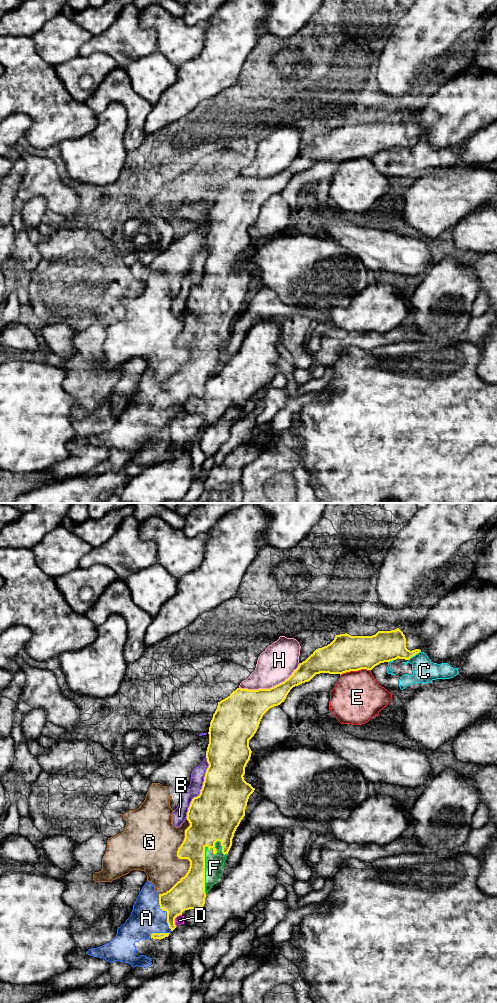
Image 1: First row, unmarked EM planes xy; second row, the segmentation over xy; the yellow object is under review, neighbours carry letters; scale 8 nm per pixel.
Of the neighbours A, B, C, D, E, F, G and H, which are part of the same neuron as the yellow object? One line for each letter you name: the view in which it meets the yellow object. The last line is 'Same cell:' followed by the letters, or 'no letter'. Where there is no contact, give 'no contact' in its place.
A: xy
D: xy
F: xy
Same cell: A, D, F

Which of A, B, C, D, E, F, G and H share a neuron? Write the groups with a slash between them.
A D F / B / C / E / G / H

